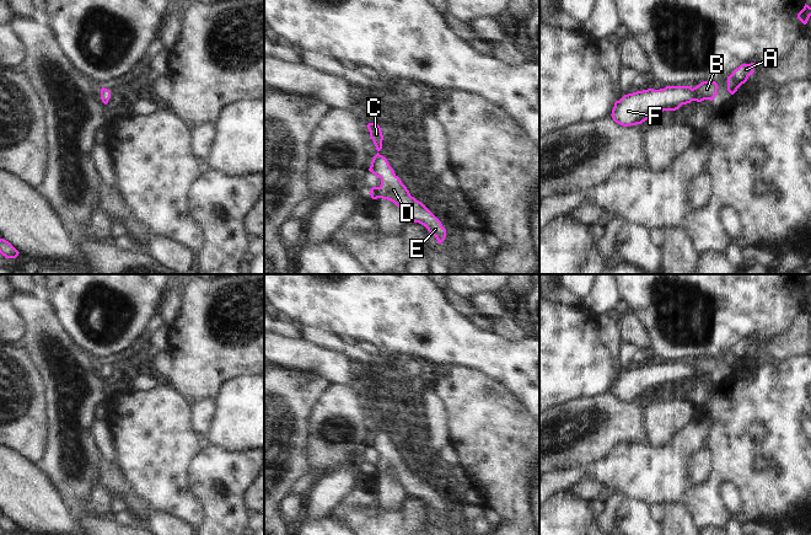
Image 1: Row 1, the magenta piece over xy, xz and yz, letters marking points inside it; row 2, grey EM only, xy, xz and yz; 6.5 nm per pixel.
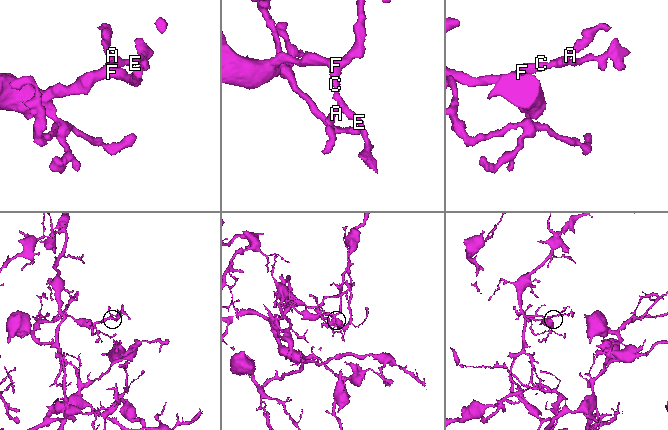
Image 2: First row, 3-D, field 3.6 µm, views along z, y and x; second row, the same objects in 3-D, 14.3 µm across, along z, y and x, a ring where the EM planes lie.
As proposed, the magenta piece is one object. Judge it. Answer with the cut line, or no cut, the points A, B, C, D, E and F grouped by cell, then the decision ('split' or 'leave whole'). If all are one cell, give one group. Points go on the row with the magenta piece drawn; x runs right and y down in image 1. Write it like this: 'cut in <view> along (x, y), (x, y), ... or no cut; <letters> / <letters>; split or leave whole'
no cut; A B C D E F; leave whole

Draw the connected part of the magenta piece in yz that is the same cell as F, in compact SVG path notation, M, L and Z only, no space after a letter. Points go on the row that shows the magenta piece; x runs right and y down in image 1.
M703 81L693 89L691 86L648 89L624 95L616 101L611 116L623 127L637 125L664 111L676 111L692 101L713 101L716 93L718 84L715 81Z

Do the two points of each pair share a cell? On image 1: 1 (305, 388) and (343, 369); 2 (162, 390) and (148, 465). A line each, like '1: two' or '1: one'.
1: two
2: one

